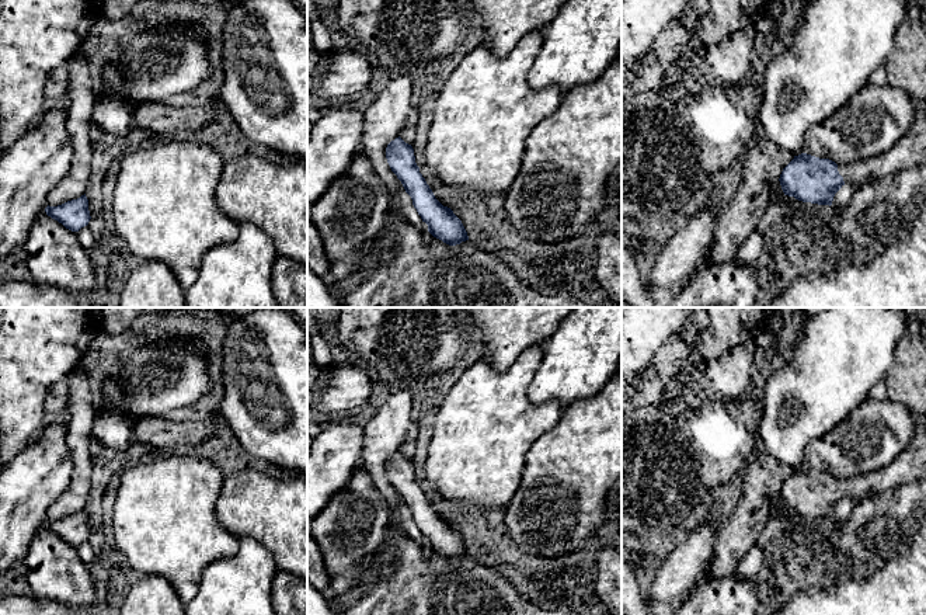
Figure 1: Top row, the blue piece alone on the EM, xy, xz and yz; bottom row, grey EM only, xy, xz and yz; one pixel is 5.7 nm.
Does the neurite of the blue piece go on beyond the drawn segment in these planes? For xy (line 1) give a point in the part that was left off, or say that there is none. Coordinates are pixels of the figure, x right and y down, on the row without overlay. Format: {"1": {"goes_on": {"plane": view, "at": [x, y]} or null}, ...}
{"1": {"goes_on": null}}

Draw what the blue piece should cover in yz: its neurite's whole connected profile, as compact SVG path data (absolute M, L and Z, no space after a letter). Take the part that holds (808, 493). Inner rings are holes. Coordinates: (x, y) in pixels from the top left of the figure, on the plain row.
M807 468L794 470L783 483L779 496L784 510L829 521L835 508L845 500L835 476Z

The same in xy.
M86 508L58 521L48 520L45 527L72 546L79 546L81 542L87 541L91 534Z

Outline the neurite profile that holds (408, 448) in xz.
M414 417L407 430L405 439L400 448L400 452L408 459L412 459L412 456L417 452L418 434L420 434L420 424L418 424L417 418Z

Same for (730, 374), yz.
M748 338L706 364L704 373L721 402L739 402L751 393L755 350L756 340Z

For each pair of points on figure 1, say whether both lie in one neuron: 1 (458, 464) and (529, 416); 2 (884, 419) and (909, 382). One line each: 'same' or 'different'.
1: same
2: different

